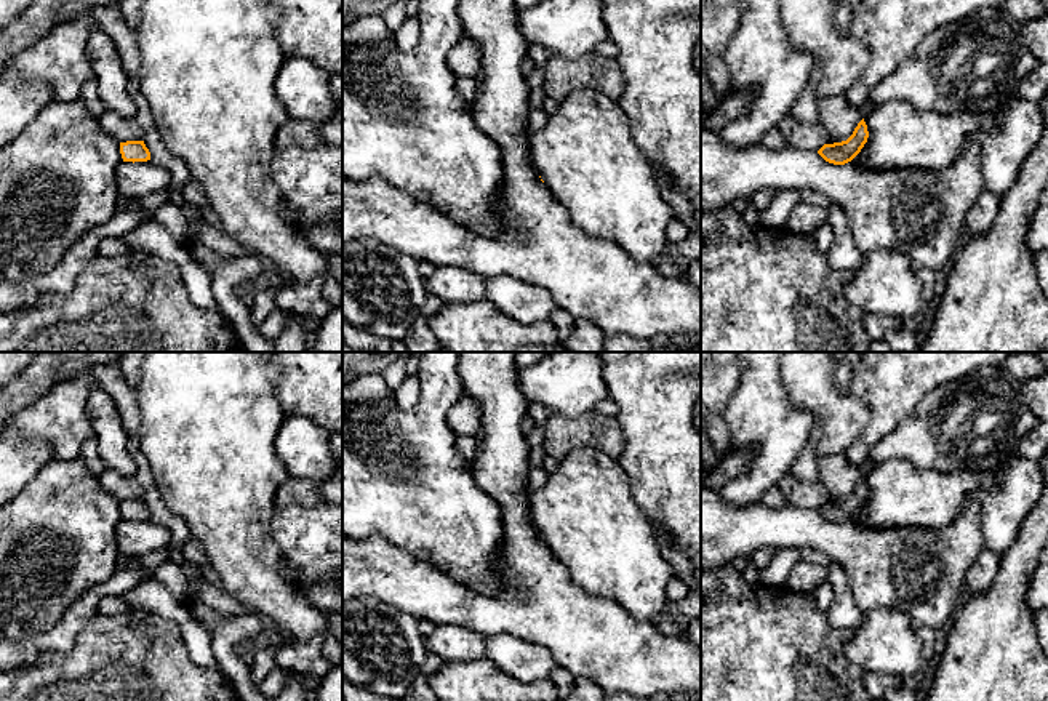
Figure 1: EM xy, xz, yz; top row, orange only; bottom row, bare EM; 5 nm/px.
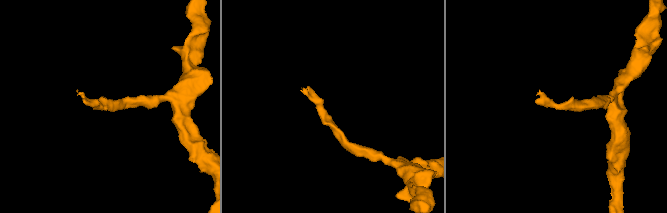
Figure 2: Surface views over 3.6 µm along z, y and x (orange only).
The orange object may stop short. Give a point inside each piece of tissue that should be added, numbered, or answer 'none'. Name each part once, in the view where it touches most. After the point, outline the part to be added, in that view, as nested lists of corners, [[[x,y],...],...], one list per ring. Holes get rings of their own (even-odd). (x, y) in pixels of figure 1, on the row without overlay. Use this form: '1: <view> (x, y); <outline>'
none

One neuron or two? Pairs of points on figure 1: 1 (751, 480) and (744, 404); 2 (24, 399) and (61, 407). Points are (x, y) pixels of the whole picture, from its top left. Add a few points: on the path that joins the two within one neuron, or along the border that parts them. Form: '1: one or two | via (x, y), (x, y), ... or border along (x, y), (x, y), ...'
1: one | via (765, 461), (764, 423)
2: two | border along (68, 380), (60, 380), (16, 415)

